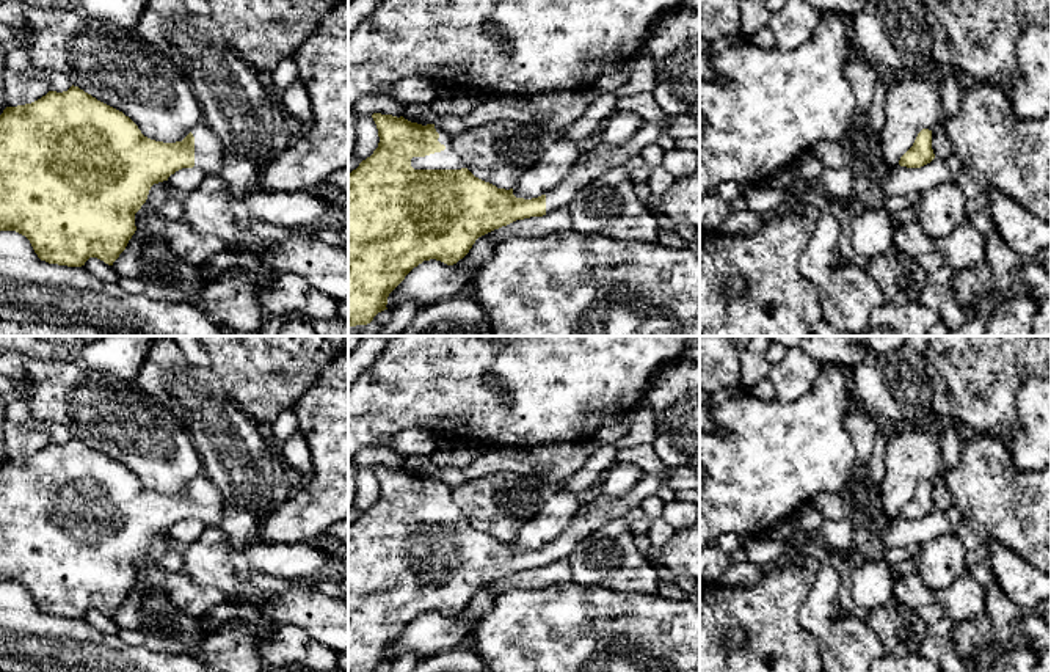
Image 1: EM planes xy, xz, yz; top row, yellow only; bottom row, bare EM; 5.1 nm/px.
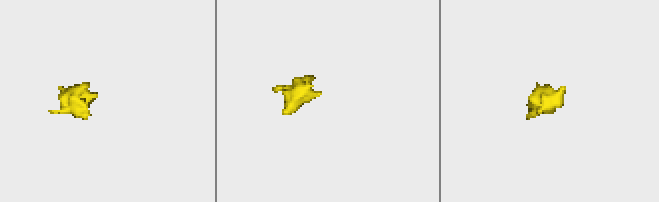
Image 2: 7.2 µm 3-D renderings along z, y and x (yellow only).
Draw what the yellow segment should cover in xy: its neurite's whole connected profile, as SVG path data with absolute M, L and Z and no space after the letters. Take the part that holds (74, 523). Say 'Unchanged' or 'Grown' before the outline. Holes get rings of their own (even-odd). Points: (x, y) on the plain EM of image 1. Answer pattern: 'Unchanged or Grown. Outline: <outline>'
Grown. Outline: M78 438L49 443L31 455L6 458L0 466L0 583L25 587L38 609L49 615L82 619L89 609L97 609L113 617L135 586L135 565L154 535L168 532L182 520L220 526L226 507L220 490L204 473L182 493L163 495L144 488L129 468Z

